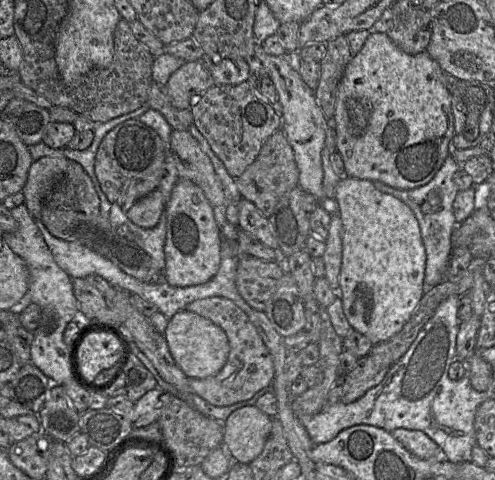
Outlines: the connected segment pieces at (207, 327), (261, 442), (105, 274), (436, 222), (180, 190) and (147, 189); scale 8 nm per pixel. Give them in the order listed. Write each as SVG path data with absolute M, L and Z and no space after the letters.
M179 311L169 319L164 331L171 355L188 378L216 375L225 365L229 354L226 333L210 320L190 311Z
M255 405L245 406L233 411L224 422L224 437L222 446L225 446L231 456L244 464L250 464L263 451L266 440L271 432L271 417L263 413Z
M35 220L35 224L41 232L56 264L66 272L71 279L86 278L96 274L104 278L116 289L121 270L109 260L96 254L85 246L72 241L66 241L54 237L43 222Z
M449 155L435 176L427 184L410 190L400 190L381 181L374 181L374 186L381 192L390 194L407 204L419 223L422 241L426 251L425 291L440 284L446 278L446 272L452 253L451 236L458 225L453 213L453 202L458 193L454 174L462 168L452 155Z
M178 179L169 201L164 245L163 279L173 287L200 285L211 280L221 263L221 233L203 191L187 179Z
M128 119L111 129L102 139L94 170L100 188L111 204L128 210L136 201L156 190L163 176L165 147L159 135L139 119Z

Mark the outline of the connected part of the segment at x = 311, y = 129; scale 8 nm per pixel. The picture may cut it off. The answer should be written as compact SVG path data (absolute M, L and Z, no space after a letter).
M256 43L254 57L268 71L278 94L279 112L282 118L281 130L291 145L299 170L299 186L304 192L313 194L318 200L326 200L323 189L322 149L329 120L315 97L314 91L303 81L294 69L294 55L274 56L267 54L262 43Z

